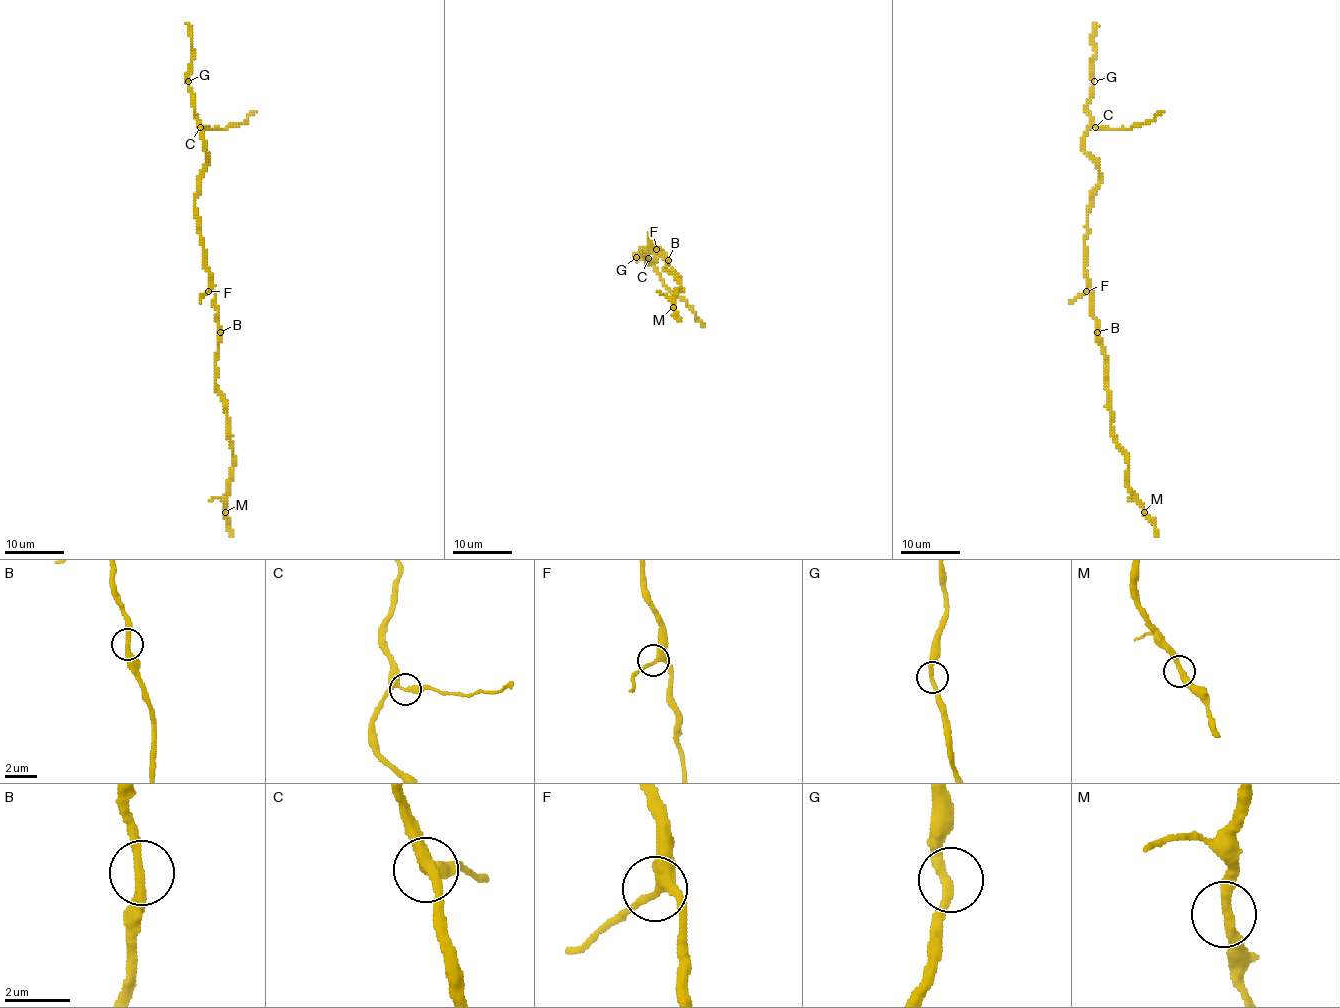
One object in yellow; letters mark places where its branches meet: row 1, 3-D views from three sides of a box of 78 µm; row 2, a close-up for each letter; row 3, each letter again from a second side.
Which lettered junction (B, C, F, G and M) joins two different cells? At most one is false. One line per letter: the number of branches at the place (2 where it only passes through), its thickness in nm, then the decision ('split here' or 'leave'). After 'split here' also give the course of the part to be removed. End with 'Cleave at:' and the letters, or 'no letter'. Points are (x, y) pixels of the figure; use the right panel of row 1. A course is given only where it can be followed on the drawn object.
B: 2 branches meet; 280 nm thick; leave
C: 3 branches meet; 240 nm thick; leave
F: 3 branches meet; 260 nm thick; leave
G: 2 branches meet; 280 nm thick; leave
M: 2 branches meet; 320 nm thick; leave
Cleave at: no letter

